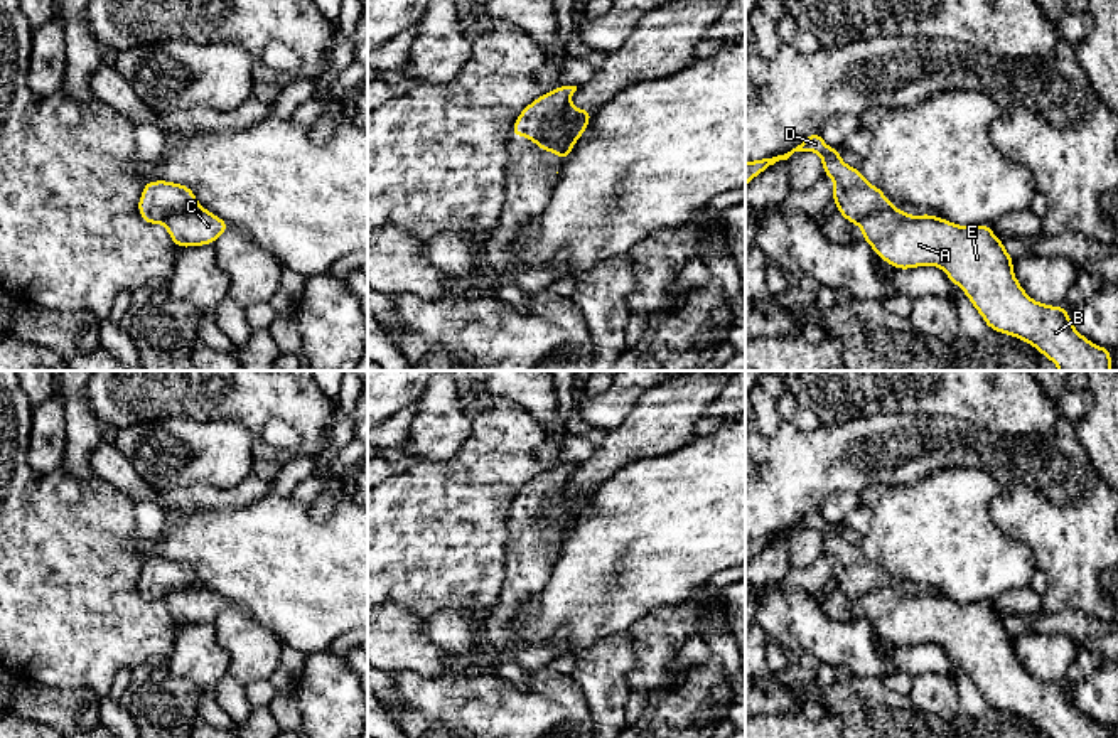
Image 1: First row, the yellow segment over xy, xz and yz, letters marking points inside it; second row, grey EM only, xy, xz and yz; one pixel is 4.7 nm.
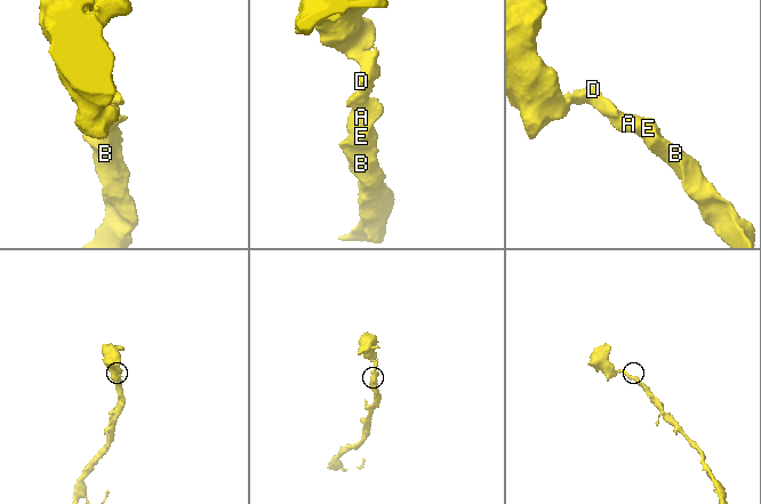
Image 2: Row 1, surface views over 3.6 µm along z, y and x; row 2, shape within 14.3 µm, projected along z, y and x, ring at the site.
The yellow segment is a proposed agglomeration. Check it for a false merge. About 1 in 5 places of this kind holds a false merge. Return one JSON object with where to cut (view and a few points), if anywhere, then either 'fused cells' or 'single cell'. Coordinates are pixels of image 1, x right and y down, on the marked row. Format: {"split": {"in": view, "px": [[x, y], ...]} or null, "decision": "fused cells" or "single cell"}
{"split": {"in": "xz", "px": [[569, 103], [543, 125], [535, 142]]}, "decision": "fused cells"}

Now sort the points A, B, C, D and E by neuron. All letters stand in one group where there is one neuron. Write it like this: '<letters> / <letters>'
A B C E / D

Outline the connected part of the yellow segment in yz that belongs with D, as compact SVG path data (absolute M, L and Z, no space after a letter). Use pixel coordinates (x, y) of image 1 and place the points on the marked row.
M820 133L806 136L784 155L745 162L745 187L755 175L779 160L787 160L794 152L816 152L821 157L825 177L835 180L831 199L836 202L838 212L852 224L858 224L873 211L892 206L885 194L877 185L867 182L858 168L847 165L840 158L840 150L828 147Z

